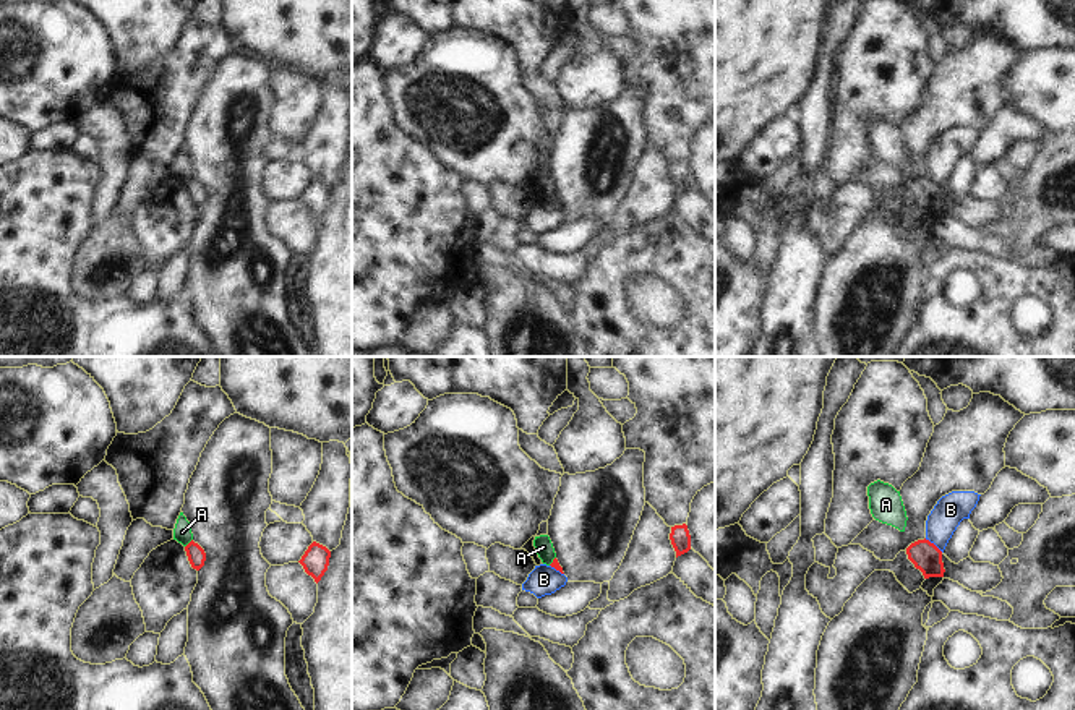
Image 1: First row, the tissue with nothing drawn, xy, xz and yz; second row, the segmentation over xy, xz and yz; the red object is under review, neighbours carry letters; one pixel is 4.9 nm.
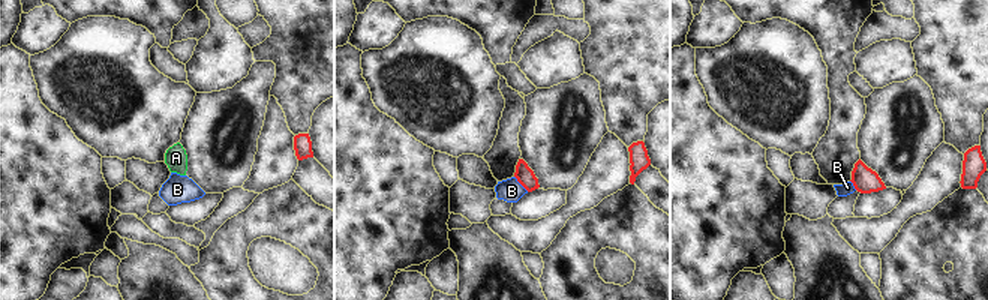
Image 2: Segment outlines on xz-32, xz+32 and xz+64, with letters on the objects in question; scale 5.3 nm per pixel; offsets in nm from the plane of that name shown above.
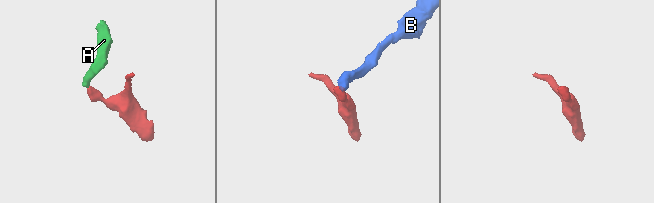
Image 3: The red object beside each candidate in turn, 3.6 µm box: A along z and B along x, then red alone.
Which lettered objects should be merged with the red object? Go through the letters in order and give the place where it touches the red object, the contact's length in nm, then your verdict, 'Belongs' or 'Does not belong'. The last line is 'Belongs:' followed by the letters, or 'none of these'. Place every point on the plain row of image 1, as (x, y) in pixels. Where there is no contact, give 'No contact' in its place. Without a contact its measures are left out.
A: Touches red at xy (188, 180). Shared border 60 nm. Does not belong
B: Touches red at yz (933, 180). Shared border 120 nm. Does not belong
Belongs: none of these.

